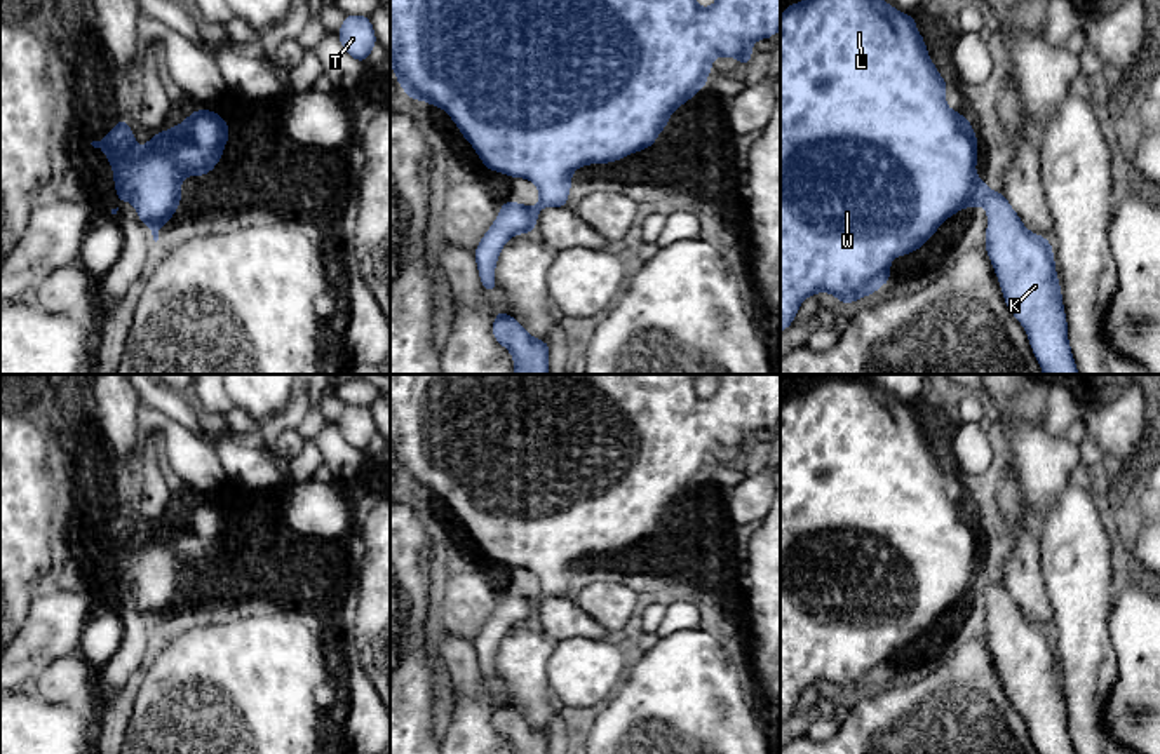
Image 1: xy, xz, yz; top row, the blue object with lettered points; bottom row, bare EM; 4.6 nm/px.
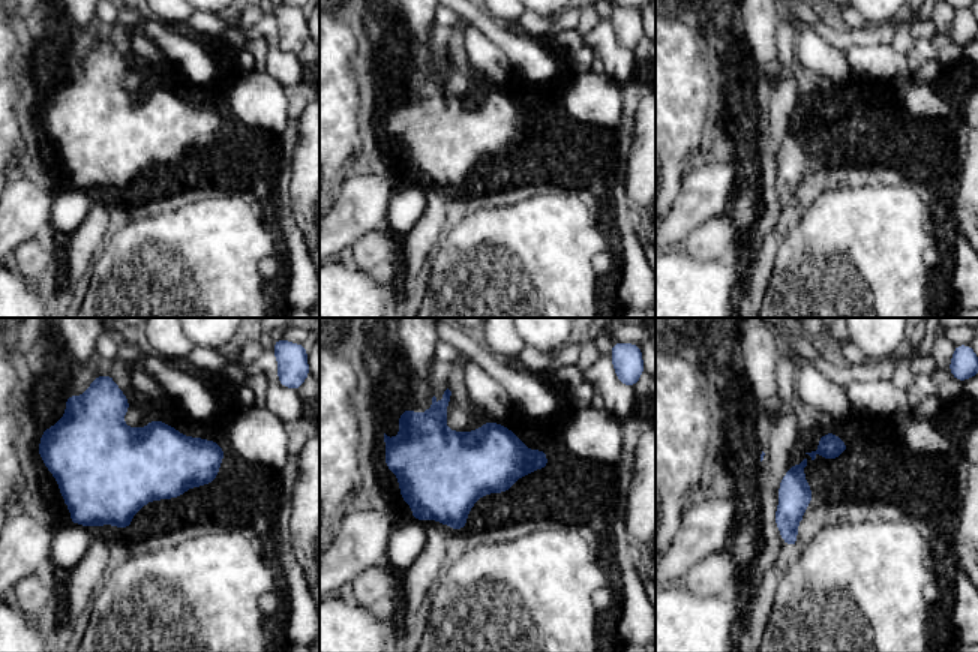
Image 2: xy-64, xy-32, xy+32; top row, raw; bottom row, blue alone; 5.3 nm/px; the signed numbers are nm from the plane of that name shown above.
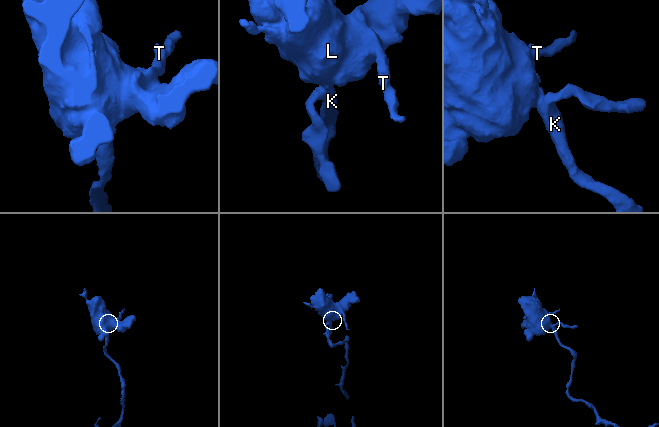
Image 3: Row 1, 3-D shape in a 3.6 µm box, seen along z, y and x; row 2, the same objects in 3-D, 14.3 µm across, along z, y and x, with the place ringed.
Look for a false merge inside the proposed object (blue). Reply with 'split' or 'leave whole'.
leave whole

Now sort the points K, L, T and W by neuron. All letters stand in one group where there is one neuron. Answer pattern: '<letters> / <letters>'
K L T W

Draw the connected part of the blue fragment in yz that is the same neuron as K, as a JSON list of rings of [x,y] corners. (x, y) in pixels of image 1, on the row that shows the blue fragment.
[[[803,0],[789,3],[780,14],[780,333],[794,322],[801,301],[808,296],[829,293],[846,306],[876,293],[883,284],[890,284],[892,259],[923,249],[948,218],[963,207],[974,209],[982,204],[988,214],[986,252],[1002,286],[1003,300],[1024,327],[1043,374],[1080,374],[1068,341],[1068,320],[1052,244],[1049,239],[1029,232],[1003,192],[989,190],[984,179],[975,174],[979,143],[975,131],[965,115],[946,104],[946,89],[948,82],[932,63],[913,14],[904,14],[885,0]]]

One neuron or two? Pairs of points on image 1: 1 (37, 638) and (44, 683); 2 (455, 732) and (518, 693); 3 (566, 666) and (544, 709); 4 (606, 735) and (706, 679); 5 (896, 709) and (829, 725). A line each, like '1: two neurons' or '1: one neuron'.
1: two neurons
2: two neurons
3: two neurons
4: one neuron
5: two neurons

